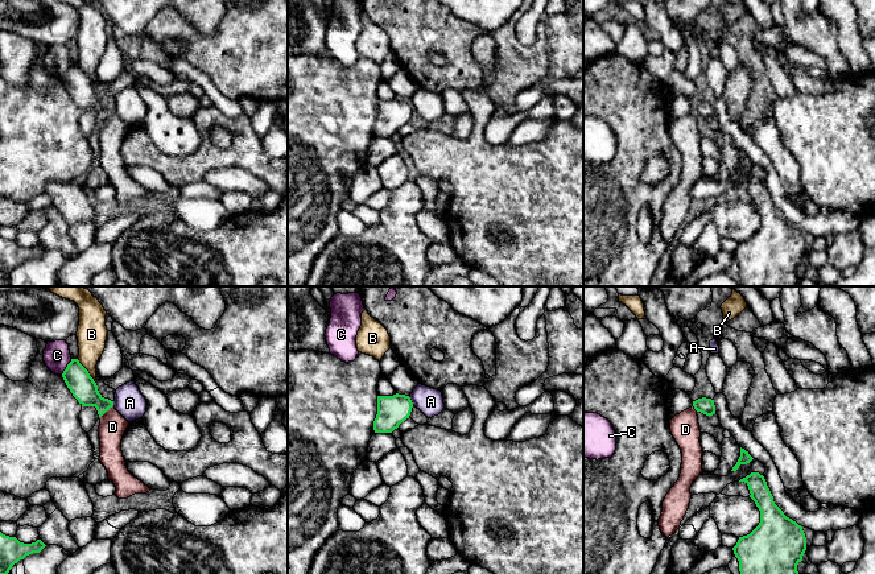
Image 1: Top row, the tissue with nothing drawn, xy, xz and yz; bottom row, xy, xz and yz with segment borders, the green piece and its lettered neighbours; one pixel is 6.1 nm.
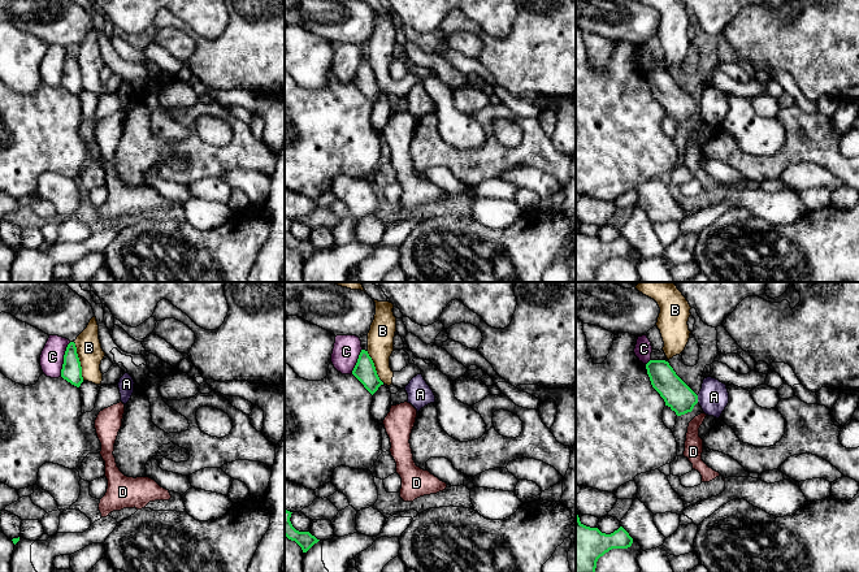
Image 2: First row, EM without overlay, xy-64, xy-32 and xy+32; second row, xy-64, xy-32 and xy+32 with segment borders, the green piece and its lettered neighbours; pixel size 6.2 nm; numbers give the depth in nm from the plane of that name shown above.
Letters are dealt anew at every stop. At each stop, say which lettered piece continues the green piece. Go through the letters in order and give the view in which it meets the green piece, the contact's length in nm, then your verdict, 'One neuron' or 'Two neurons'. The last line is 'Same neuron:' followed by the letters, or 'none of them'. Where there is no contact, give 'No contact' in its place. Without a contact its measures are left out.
A: Touches green in xz. Shared border 70 nm. Two neurons
B: Touches green in xy. Shared border 190 nm. Two neurons
C: Touches green in xy. Shared border 120 nm. Two neurons
D: Touches green in xy. Shared border 120 nm. Two neurons
Same neuron: none of them

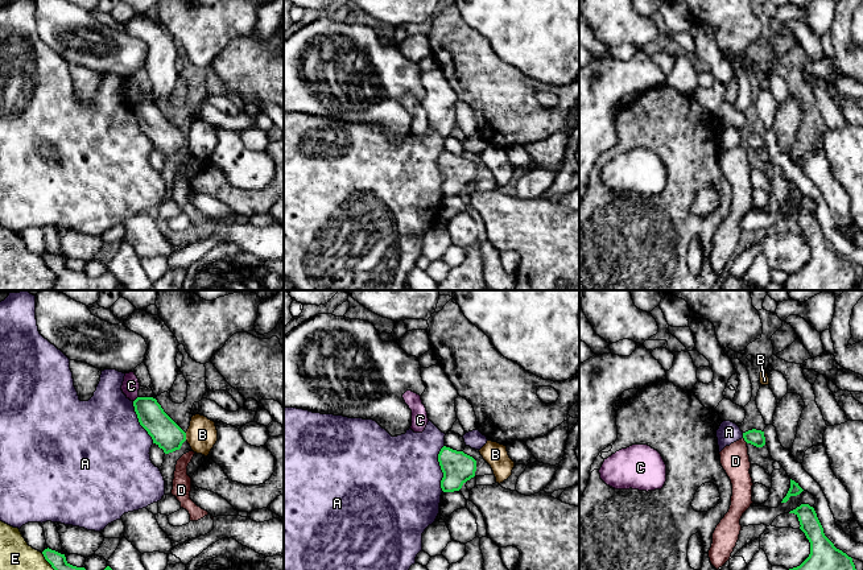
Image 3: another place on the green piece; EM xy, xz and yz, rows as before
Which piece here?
A: Touches green in xz. Shared border 280 nm. Two neurons
B: Touches green in xy. Shared border 50 nm. Two neurons
C: Touches green in xy. Shared border 50 nm. Two neurons
D: Touches green in yz. Shared border 50 nm. Two neurons
E: Touches green in xy. Shared border 130 nm. Two neurons
Same neuron: none of them

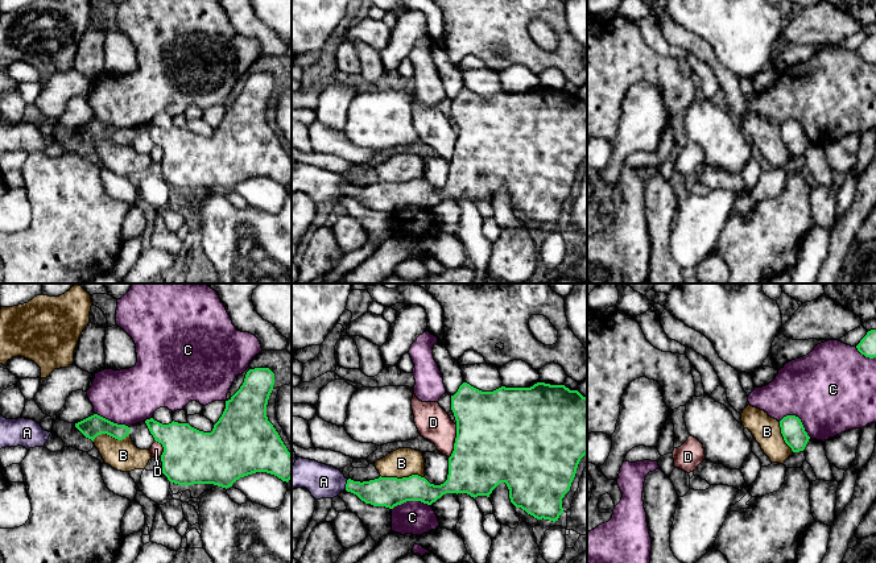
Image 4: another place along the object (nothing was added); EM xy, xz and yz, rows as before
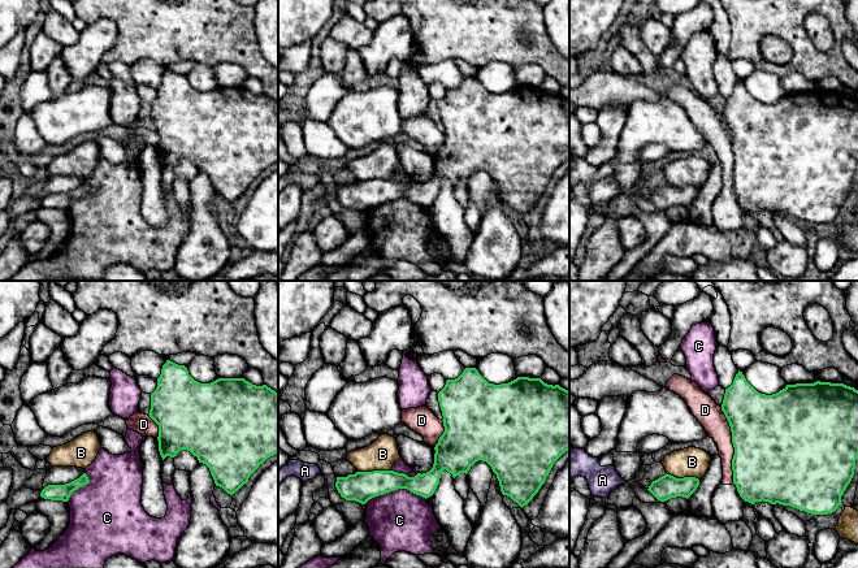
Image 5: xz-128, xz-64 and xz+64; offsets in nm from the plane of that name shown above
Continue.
A: Touches green in xz. Shared border 80 nm. One neuron
B: Touches green in xz. Shared border 280 nm. Two neurons
C: Touches green in yz. Shared border 220 nm. Two neurons
D: Touches green in xz. Shared border 220 nm. Two neurons
Same neuron: A

